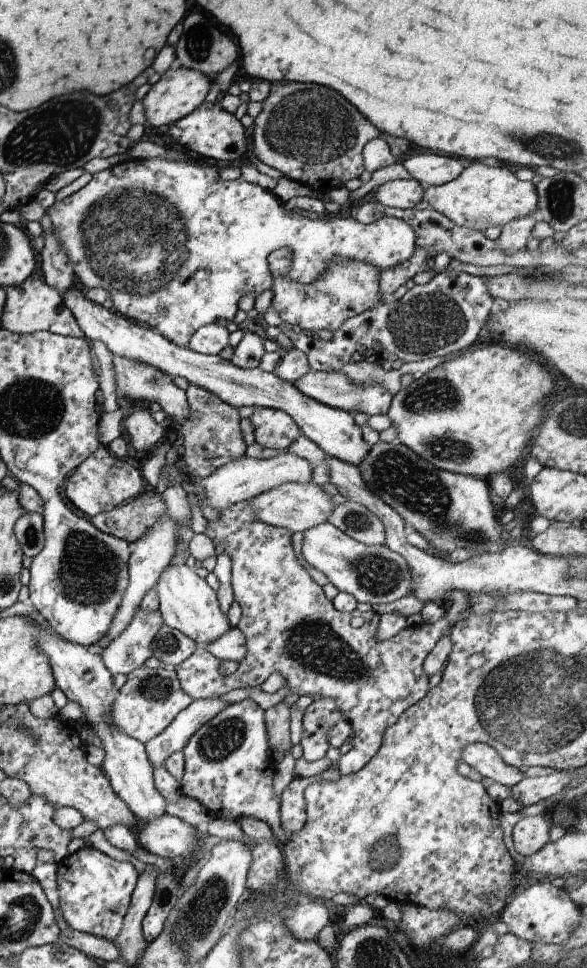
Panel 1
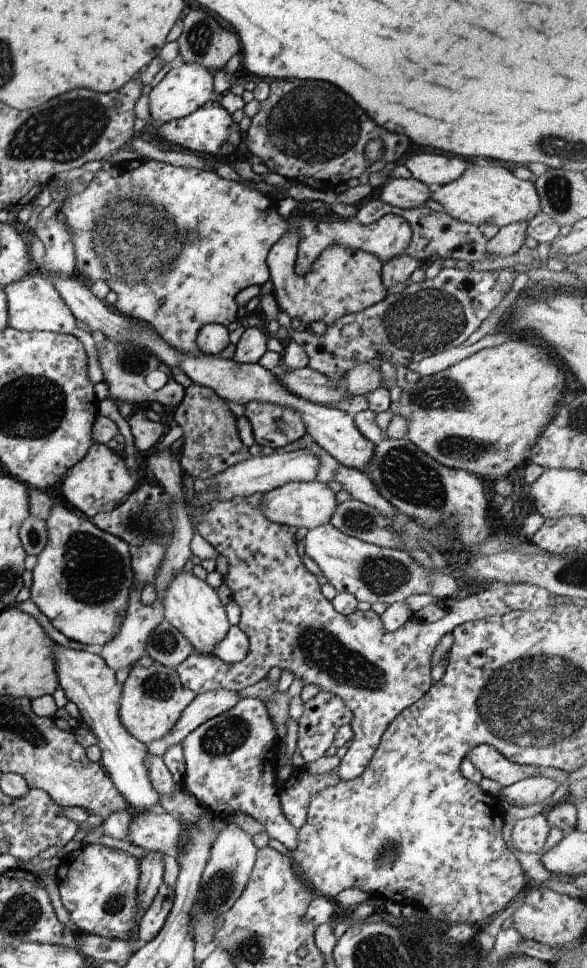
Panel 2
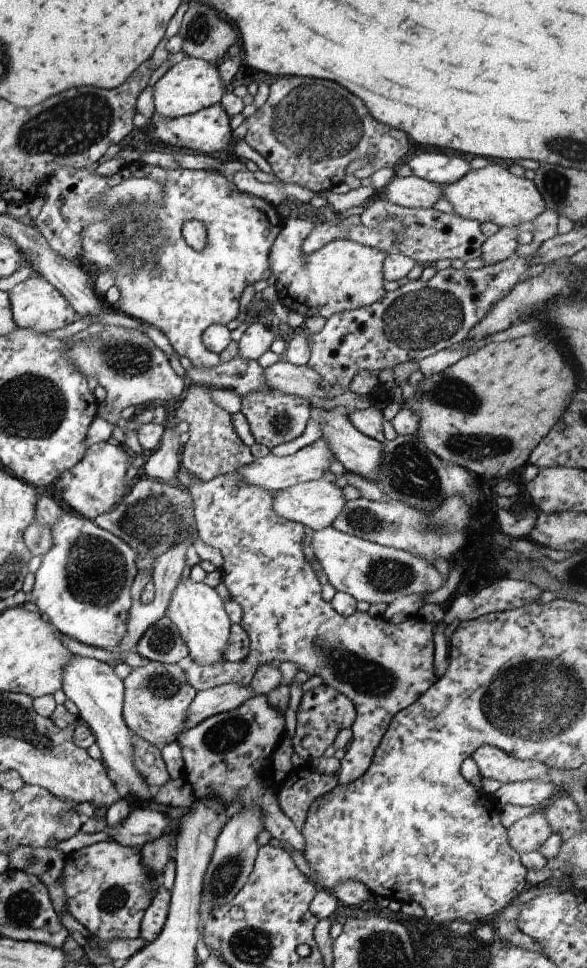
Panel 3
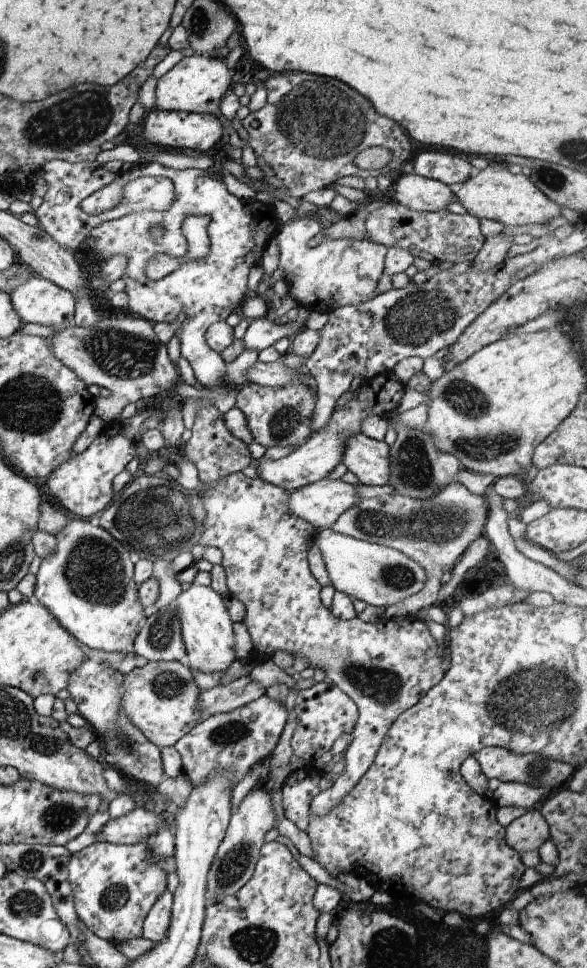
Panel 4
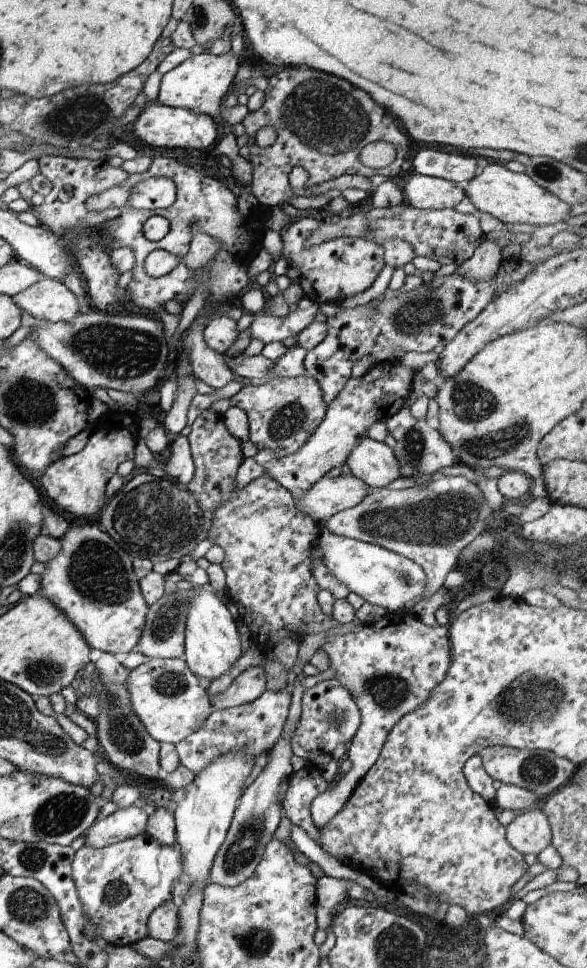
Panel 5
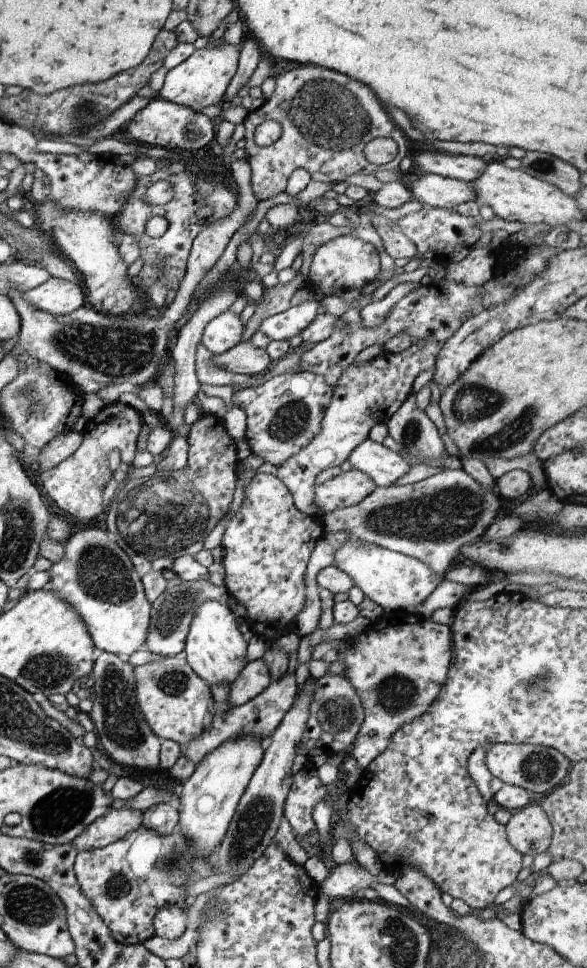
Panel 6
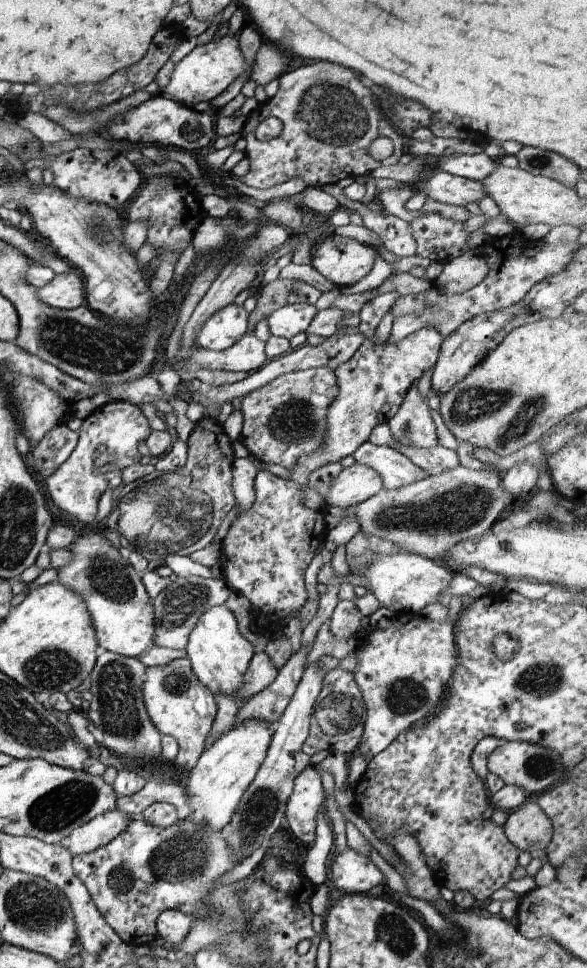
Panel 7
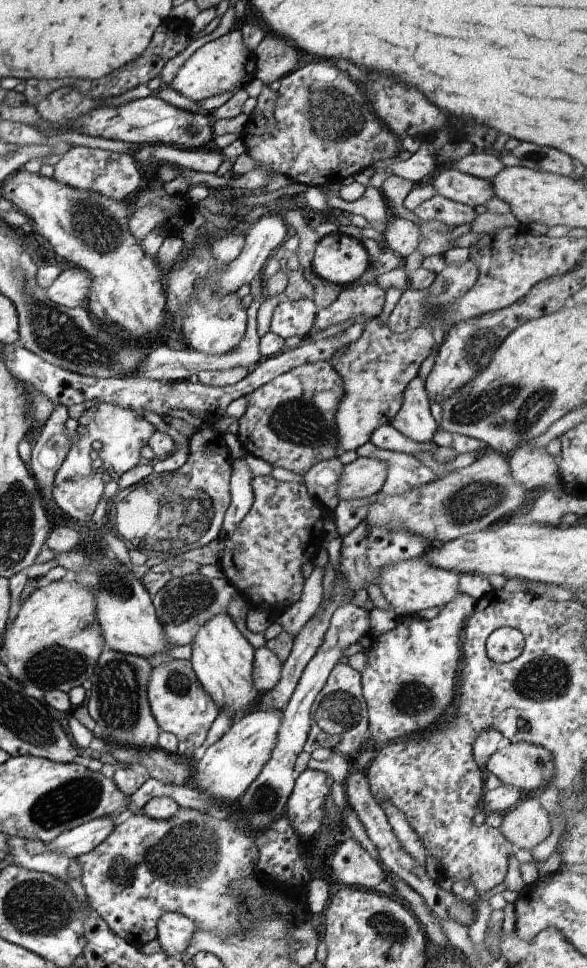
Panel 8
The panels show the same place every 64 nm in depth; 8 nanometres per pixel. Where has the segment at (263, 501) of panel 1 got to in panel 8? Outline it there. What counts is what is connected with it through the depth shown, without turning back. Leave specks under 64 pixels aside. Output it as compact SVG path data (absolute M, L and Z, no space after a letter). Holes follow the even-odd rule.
M358 458L344 465L338 482L338 502L374 498L385 487L386 462L378 458Z

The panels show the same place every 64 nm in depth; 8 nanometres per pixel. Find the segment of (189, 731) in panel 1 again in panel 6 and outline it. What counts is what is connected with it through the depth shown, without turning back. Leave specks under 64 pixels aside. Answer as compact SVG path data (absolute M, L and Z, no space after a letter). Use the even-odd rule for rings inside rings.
M263 658L249 662L247 666L238 674L238 678L229 685L229 702L236 707L250 702L256 698L270 684L270 672Z

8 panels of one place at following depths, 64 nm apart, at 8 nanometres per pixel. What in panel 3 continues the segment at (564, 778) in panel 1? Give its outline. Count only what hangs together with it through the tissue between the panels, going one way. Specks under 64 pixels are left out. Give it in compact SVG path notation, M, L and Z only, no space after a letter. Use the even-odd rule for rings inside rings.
M520 781L502 784L493 795L502 807L510 803L514 806L534 806L540 809L555 789L555 784L546 781Z

